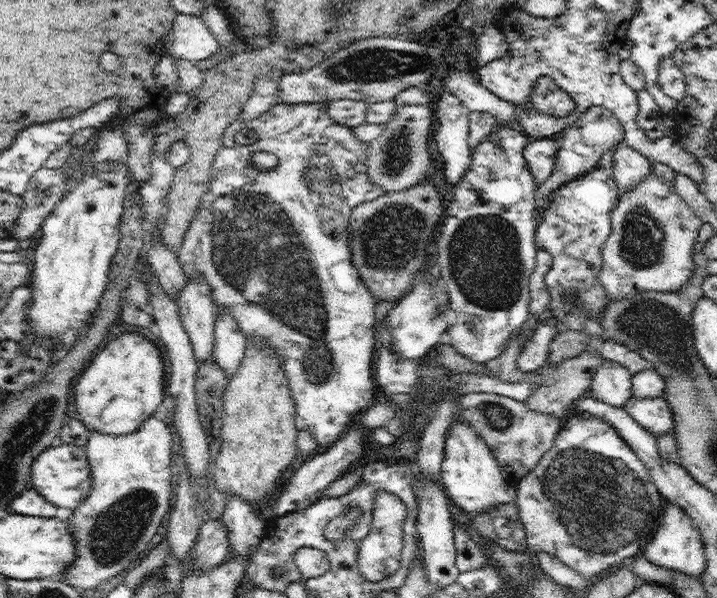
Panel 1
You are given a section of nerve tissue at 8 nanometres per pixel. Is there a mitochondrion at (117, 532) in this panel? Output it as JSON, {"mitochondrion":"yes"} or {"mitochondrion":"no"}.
{"mitochondrion":"yes"}

